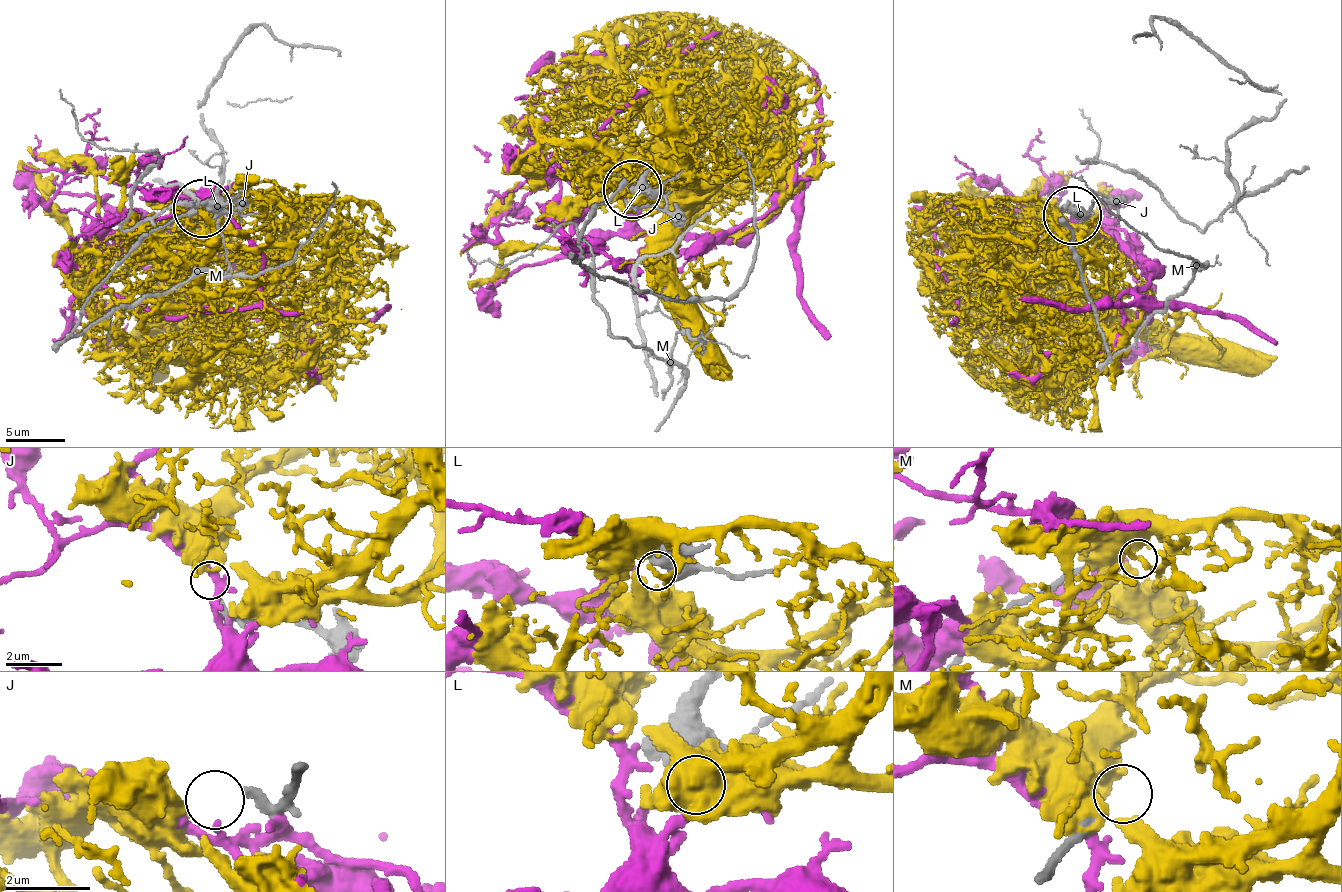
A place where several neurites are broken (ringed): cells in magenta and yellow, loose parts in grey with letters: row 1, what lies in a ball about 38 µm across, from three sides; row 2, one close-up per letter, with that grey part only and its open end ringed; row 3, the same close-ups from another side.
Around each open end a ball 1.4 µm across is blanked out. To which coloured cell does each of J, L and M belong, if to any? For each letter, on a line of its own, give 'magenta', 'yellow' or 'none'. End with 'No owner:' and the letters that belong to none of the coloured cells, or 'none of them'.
J: none
L: yellow
M: none
No owner: J, M

